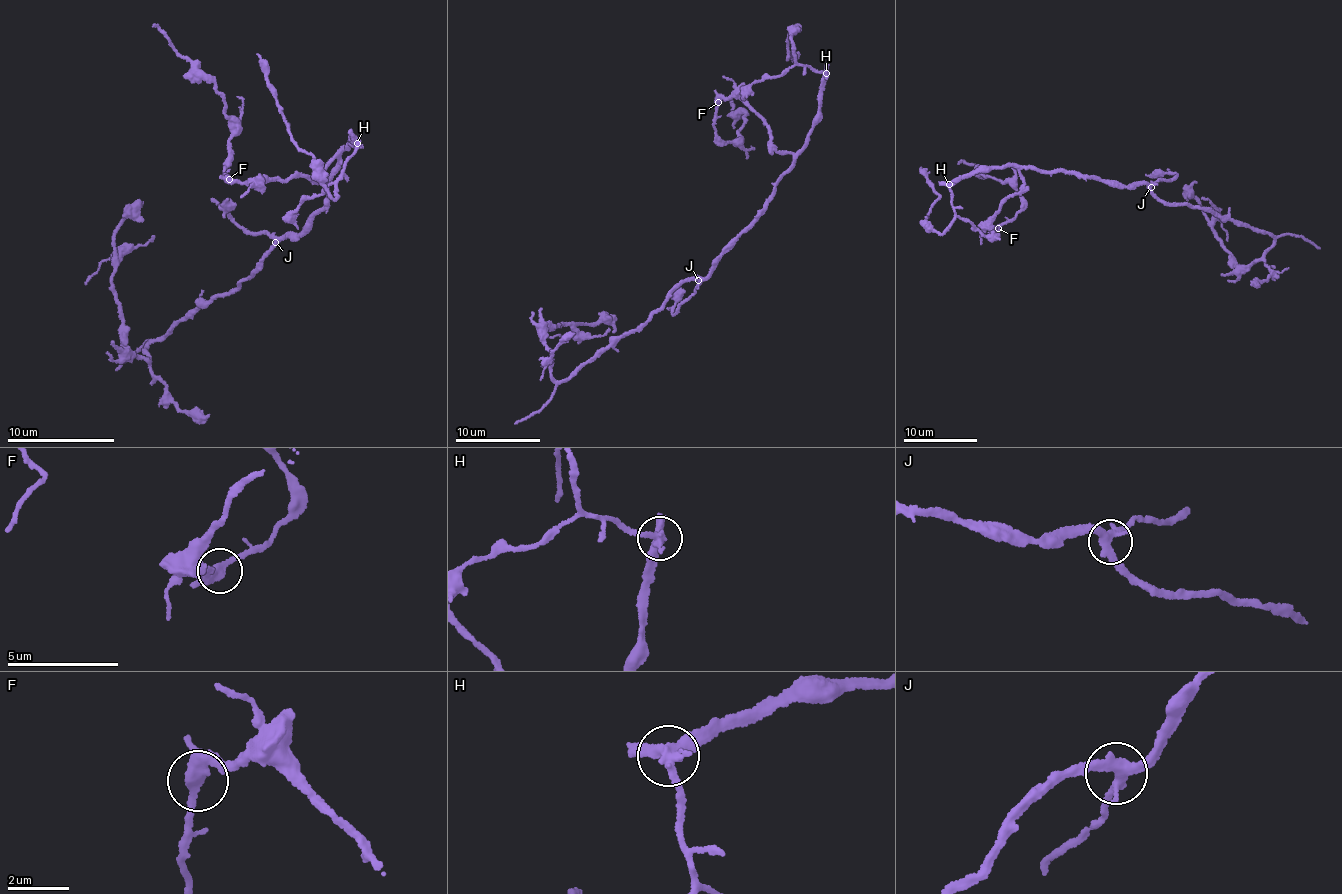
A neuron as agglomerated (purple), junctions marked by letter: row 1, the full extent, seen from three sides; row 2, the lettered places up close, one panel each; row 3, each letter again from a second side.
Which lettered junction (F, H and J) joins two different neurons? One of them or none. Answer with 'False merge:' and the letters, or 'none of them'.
False merge: none of them

